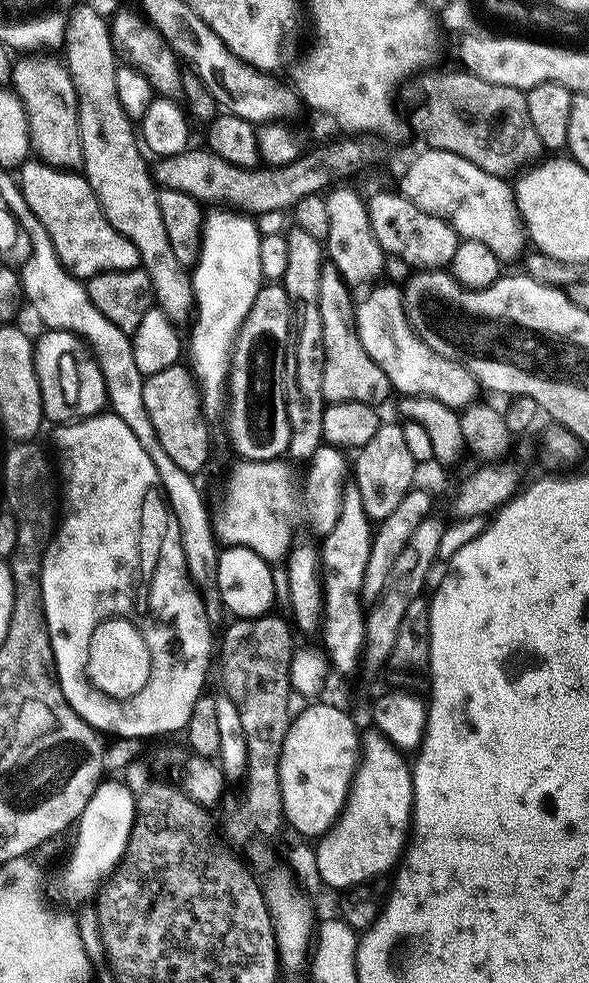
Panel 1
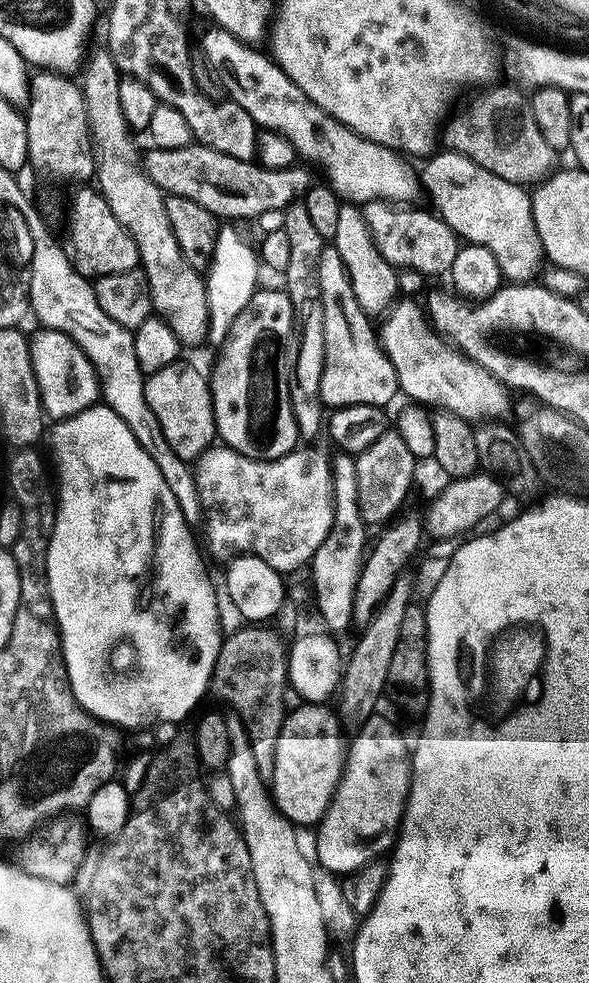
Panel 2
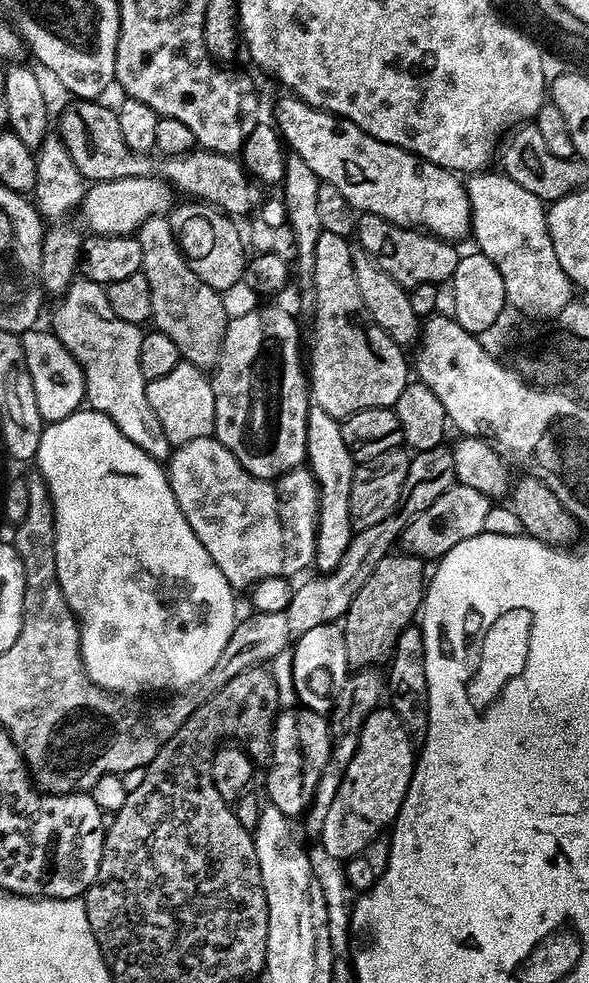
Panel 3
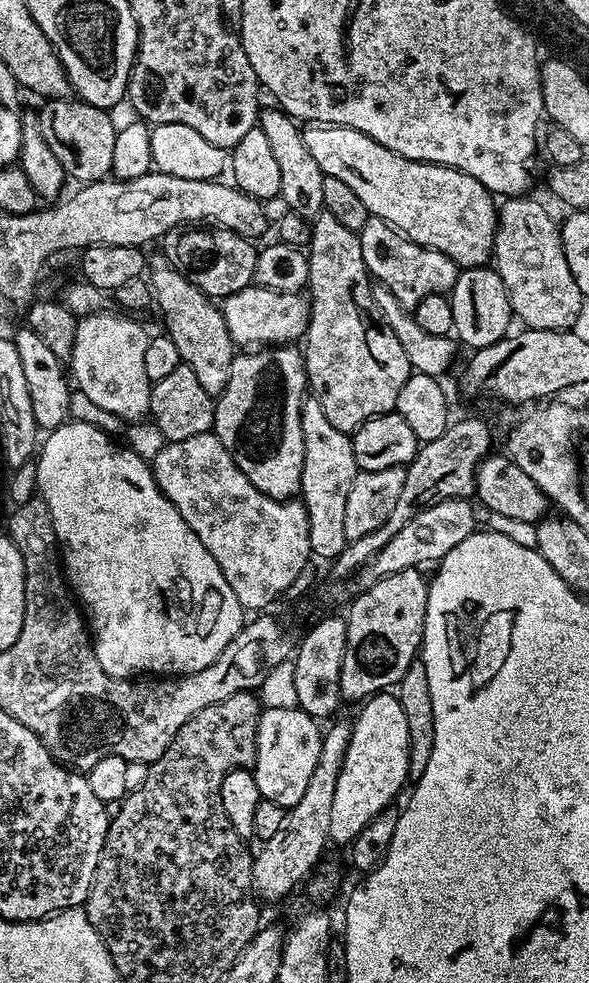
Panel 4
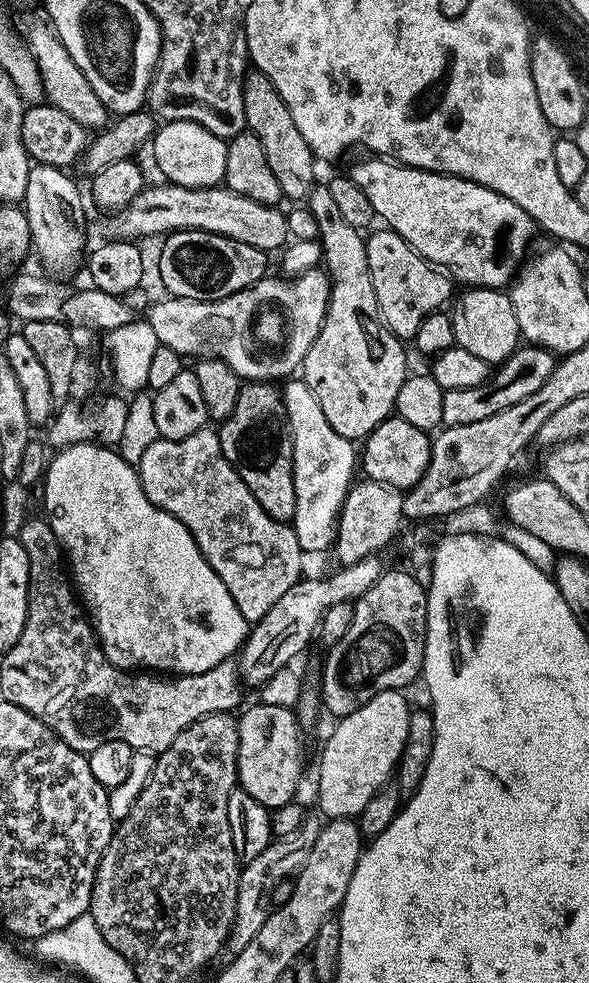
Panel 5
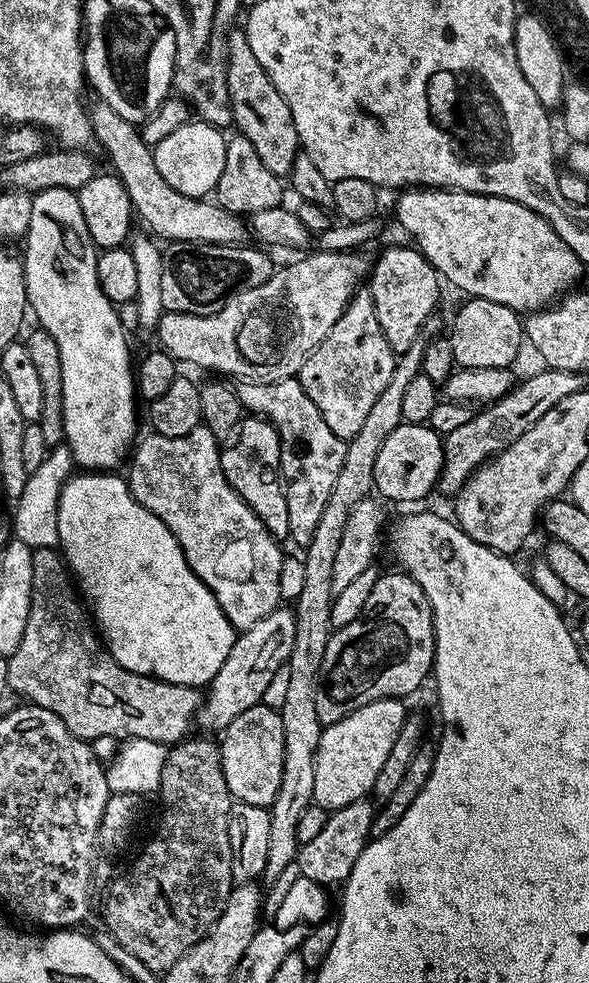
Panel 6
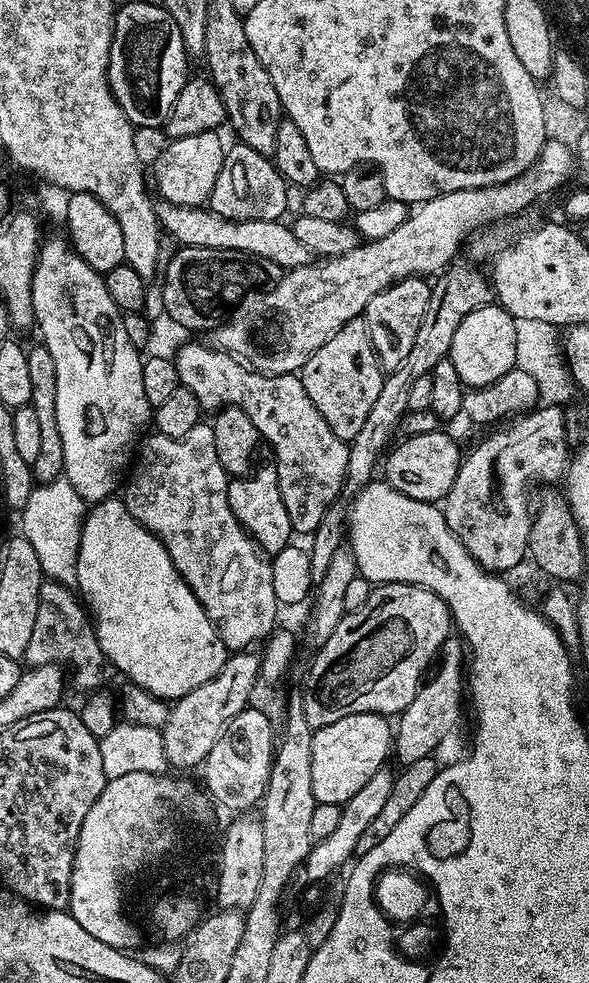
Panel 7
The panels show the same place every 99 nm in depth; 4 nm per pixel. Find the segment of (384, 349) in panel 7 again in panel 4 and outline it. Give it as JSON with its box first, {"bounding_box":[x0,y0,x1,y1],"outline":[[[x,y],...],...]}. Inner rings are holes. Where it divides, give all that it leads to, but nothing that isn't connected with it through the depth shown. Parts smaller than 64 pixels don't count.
{"bounding_box":[359,216,458,310],"outline":[[[369,216],[366,226],[362,226],[359,233],[362,258],[368,267],[368,275],[379,287],[390,290],[390,294],[394,294],[403,308],[413,310],[424,298],[451,293],[458,275],[458,266],[446,258],[446,254],[418,246],[418,242],[406,238],[397,228],[391,228],[376,216]]]}

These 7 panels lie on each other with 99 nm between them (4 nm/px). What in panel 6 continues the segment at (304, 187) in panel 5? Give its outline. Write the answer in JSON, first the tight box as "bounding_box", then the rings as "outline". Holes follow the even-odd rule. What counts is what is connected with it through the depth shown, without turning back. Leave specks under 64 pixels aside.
{"bounding_box":[228,30,301,178],"outline":[[[242,30],[233,31],[230,36],[228,89],[235,131],[250,138],[250,146],[254,146],[254,151],[258,154],[258,158],[262,158],[262,163],[270,169],[270,174],[281,178],[291,177],[294,158],[296,153],[301,151],[298,130],[294,130],[294,114],[290,114],[286,98],[278,94],[278,86],[270,82],[270,74],[262,70],[262,62],[254,58],[254,50],[250,50],[250,42]]]}

